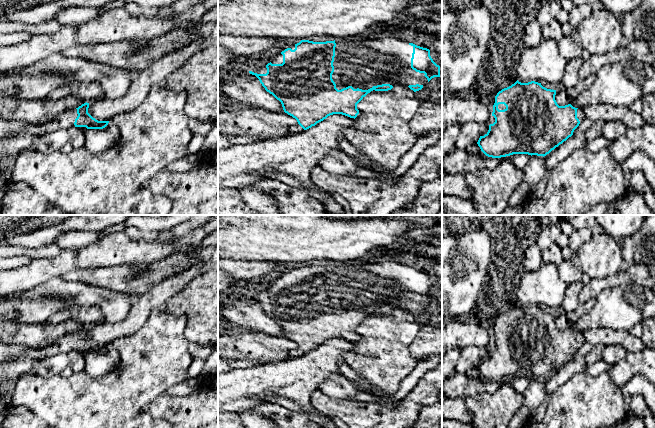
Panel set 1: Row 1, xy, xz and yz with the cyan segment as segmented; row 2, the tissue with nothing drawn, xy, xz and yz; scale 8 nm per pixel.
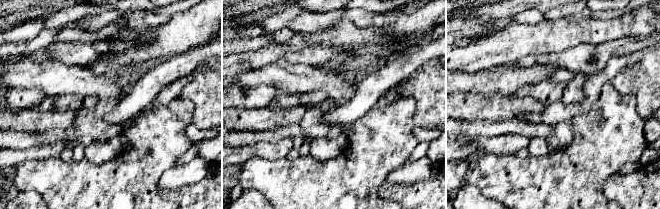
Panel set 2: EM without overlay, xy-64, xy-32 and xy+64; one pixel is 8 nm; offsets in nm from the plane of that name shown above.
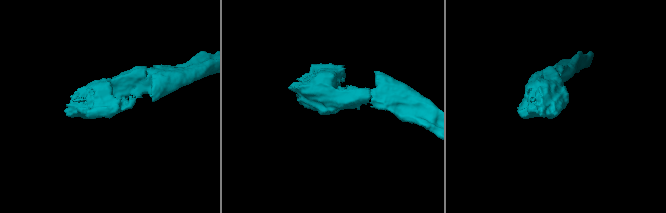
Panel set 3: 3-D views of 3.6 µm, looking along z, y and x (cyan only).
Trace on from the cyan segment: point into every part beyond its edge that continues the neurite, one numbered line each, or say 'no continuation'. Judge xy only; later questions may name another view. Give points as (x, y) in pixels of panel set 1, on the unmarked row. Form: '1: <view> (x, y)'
1: xy (64, 346)

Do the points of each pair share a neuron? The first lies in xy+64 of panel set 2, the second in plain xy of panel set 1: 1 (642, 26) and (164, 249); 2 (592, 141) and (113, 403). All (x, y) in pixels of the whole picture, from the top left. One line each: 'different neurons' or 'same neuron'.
1: same neuron
2: same neuron

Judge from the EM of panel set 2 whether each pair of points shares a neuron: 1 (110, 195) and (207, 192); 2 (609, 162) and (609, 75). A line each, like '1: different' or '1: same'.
1: different
2: different

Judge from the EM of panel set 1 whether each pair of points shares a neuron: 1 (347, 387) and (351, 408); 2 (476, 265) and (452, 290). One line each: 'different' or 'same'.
1: different
2: same

